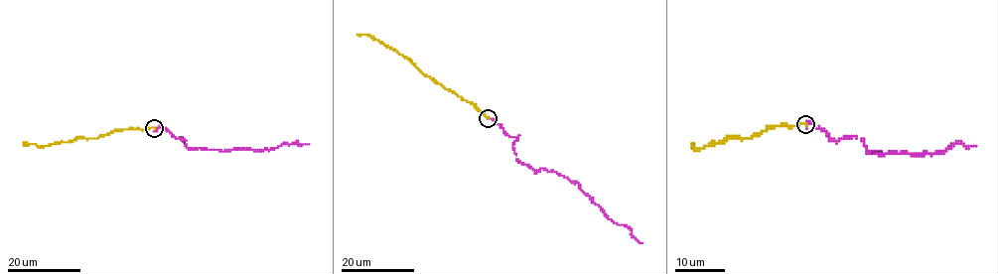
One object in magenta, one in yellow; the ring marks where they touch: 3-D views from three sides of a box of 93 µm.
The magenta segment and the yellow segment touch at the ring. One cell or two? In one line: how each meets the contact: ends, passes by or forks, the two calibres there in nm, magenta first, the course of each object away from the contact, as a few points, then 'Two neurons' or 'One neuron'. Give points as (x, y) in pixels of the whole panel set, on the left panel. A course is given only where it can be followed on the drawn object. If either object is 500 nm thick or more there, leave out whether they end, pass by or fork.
At the ring magenta passes by. At the ring yellow ends. Thickness 170 nm (magenta) against 170 nm. Course of magenta: (155, 128), (163, 127), (183, 141), (182, 137), (193, 149), (263, 150), (296, 141), (309, 144). Course of yellow: (155, 128), (117, 130), (97, 138), (75, 138), (46, 146), (24, 142). One neuron

